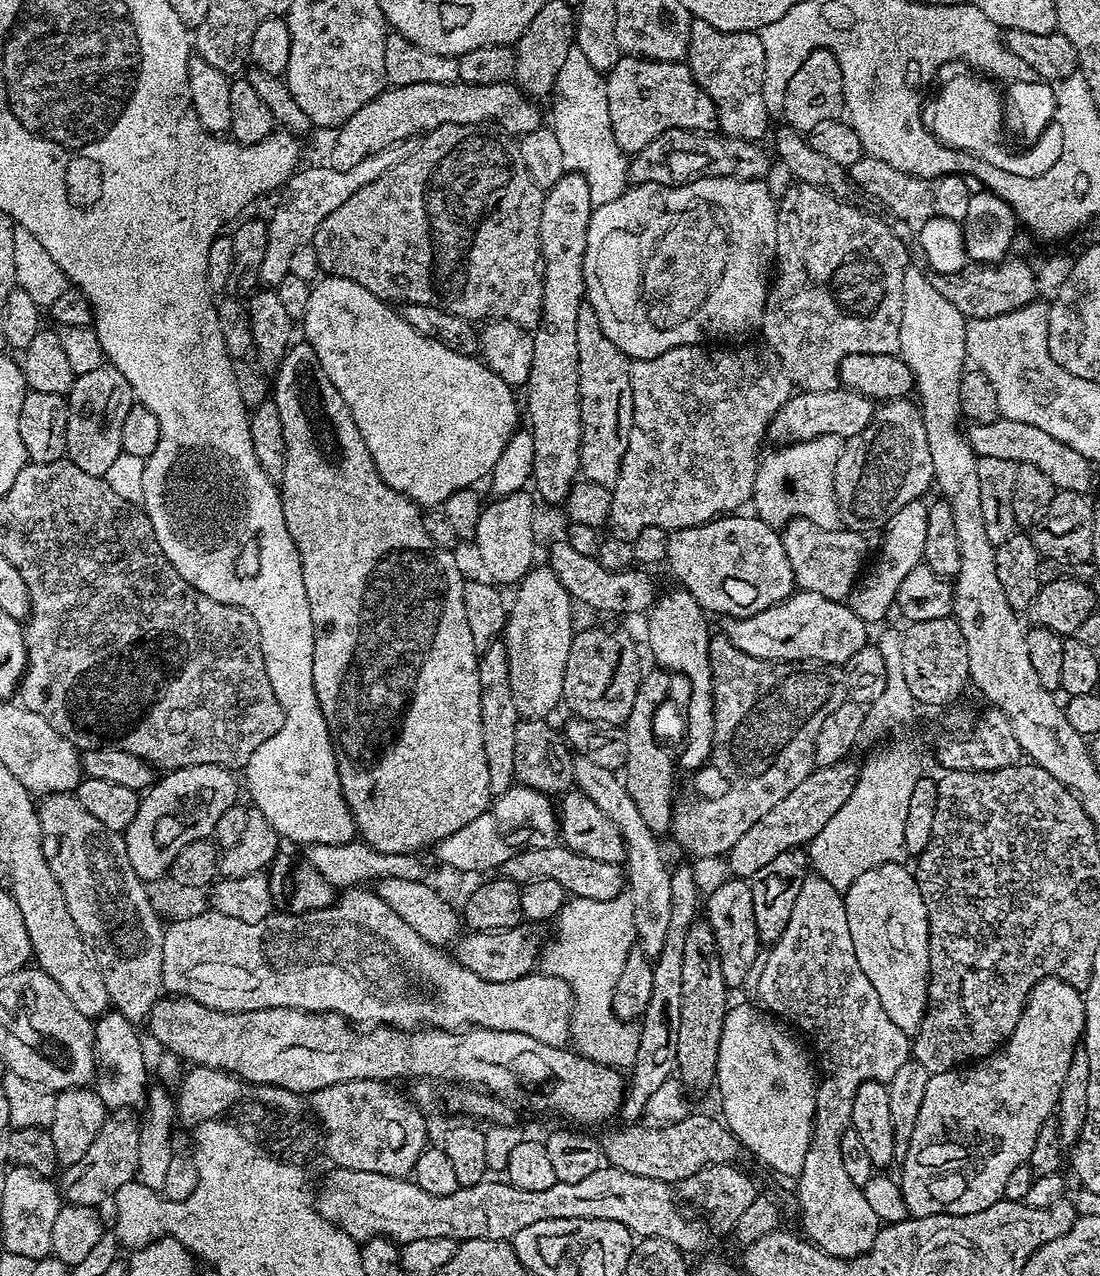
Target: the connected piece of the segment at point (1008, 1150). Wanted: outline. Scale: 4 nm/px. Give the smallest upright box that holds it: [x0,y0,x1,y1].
[898,976,1084,1217]

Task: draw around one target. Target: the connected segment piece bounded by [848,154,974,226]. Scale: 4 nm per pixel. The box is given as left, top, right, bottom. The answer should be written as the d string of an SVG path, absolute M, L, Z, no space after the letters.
M867 154L860 157L854 166L848 168L848 179L857 189L873 196L896 220L919 226L932 218L946 218L963 222L974 188L965 177L954 176L911 176L902 170L894 170L890 162Z

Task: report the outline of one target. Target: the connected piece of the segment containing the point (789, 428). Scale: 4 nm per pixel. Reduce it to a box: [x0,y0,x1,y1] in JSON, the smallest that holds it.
[767,386,874,446]

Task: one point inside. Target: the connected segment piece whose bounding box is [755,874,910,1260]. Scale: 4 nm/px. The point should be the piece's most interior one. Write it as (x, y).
(811, 976)

